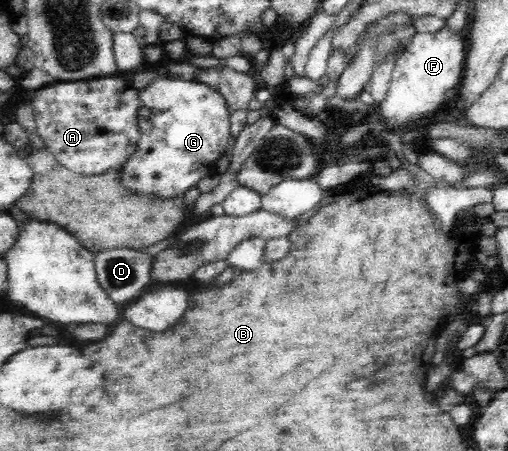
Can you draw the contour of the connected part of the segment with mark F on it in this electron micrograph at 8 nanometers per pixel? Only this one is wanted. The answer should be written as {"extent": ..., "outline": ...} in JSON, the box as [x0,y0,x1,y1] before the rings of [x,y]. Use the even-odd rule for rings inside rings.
{"extent":[381,25,467,126],"outline":[[[448,25],[435,34],[417,33],[397,60],[389,93],[381,104],[381,116],[391,126],[405,126],[413,120],[427,118],[443,104],[445,93],[459,86],[464,76],[464,64],[467,54],[466,30],[453,32]]]}

